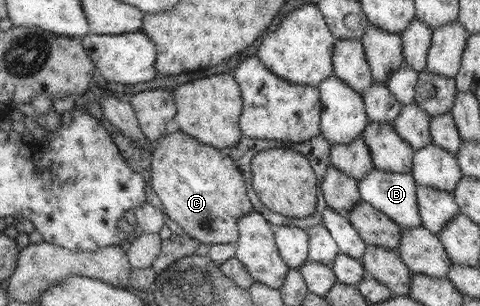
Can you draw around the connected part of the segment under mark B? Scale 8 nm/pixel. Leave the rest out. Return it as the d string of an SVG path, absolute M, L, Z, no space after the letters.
M373 169L358 181L360 199L383 212L403 228L421 227L417 182L412 173Z

